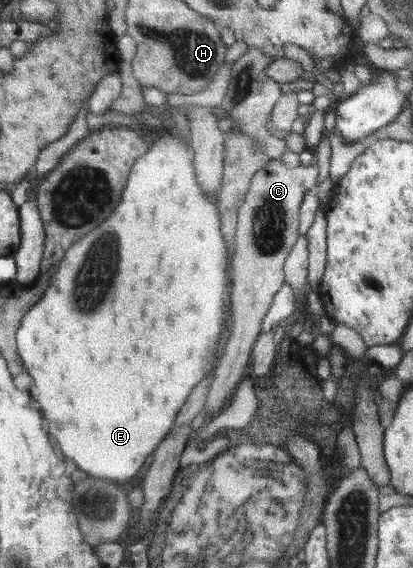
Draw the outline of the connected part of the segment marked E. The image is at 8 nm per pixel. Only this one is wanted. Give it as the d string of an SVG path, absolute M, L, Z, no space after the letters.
M165 122L165 130L159 131L159 135L157 140L153 140L152 148L145 154L140 157L136 161L136 164L132 167L132 173L128 179L128 185L126 185L124 191L124 199L125 201L121 201L121 205L117 207L117 215L113 215L113 217L109 217L107 221L105 221L105 225L99 225L99 229L97 231L93 231L93 233L89 233L89 235L85 235L81 241L75 242L73 246L67 253L65 253L65 258L61 260L59 263L59 270L57 270L57 274L55 274L50 281L49 287L45 290L44 297L35 305L35 307L31 308L25 315L24 319L21 320L22 326L21 329L18 329L17 332L17 341L18 341L18 349L20 352L20 356L24 361L24 370L27 370L28 373L33 377L35 383L32 385L32 390L34 392L34 403L39 408L39 410L44 414L44 419L46 422L46 428L53 438L55 444L58 446L58 451L61 452L65 457L68 457L69 460L74 460L77 467L81 470L84 470L88 475L92 475L95 478L105 478L115 481L129 481L129 479L133 479L139 471L141 471L141 467L145 465L145 461L147 461L147 457L154 453L158 448L158 445L168 436L168 434L174 429L175 420L179 415L182 407L187 403L191 392L195 389L196 385L205 379L209 379L209 375L213 373L213 369L216 369L217 363L217 348L220 344L222 335L226 330L226 323L233 318L233 274L234 267L232 263L231 252L229 252L229 244L225 242L225 235L222 231L222 223L221 223L221 214L220 207L218 206L218 202L214 201L208 193L200 186L200 181L197 179L197 172L194 166L195 152L192 148L191 139L183 140L181 137L175 135L175 130L173 130L173 126L169 122Z

